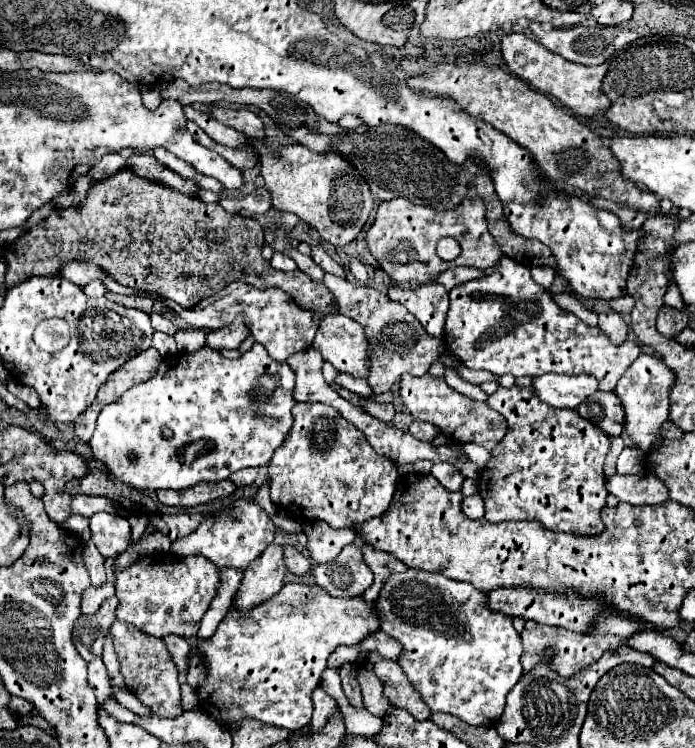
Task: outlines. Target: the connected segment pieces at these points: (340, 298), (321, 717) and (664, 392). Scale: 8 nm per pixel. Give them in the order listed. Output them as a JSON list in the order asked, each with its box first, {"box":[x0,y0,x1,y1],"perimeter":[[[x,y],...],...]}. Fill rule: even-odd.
[{"box":[323,274,445,394],"perimeter":[[[325,274],[323,282],[333,292],[339,306],[339,314],[357,320],[365,328],[369,348],[373,348],[373,352],[369,352],[369,356],[373,356],[373,376],[369,376],[367,382],[377,394],[387,392],[405,372],[411,376],[427,374],[429,366],[443,354],[445,338],[429,336],[421,322],[413,314],[409,314],[403,304],[393,302],[387,294],[371,286],[359,286],[335,274]]]},{"box":[307,686,335,732],"perimeter":[[[317,686],[313,690],[313,704],[315,704],[315,710],[313,710],[313,720],[307,726],[309,732],[317,732],[317,728],[321,728],[321,724],[325,724],[325,720],[329,720],[329,716],[333,714],[335,700],[321,686]]]},{"box":[615,354,675,452],"perimeter":[[[641,354],[633,366],[635,370],[627,370],[625,376],[617,382],[615,394],[625,408],[625,430],[629,438],[641,452],[651,452],[663,444],[659,430],[661,424],[669,420],[669,390],[675,384],[675,372],[671,372],[671,368],[667,368],[661,358],[649,354]]]}]

